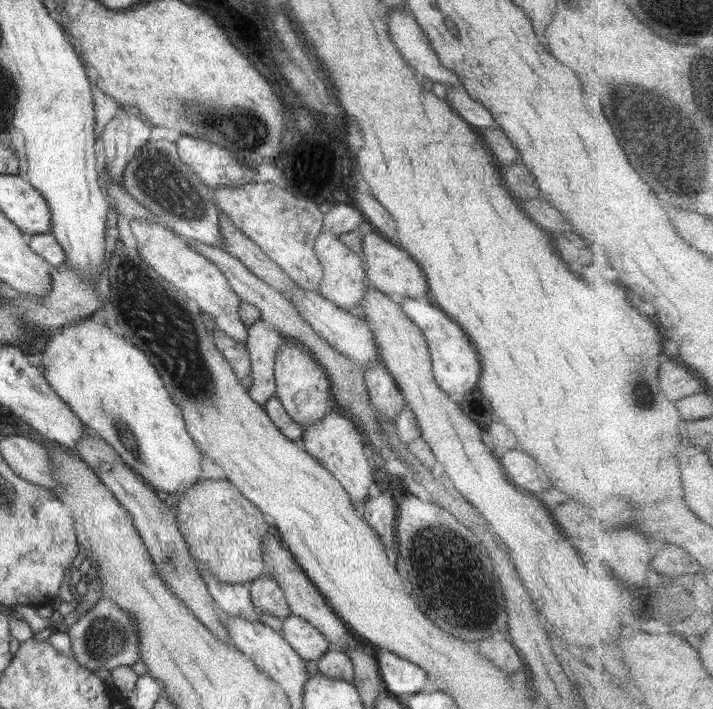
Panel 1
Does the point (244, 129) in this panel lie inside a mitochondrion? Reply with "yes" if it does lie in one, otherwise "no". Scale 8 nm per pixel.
yes

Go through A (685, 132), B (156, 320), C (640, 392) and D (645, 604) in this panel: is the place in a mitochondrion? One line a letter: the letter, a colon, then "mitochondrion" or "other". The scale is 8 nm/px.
A: mitochondrion
B: mitochondrion
C: mitochondrion
D: other

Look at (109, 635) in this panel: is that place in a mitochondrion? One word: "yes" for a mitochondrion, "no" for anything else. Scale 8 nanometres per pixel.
yes

